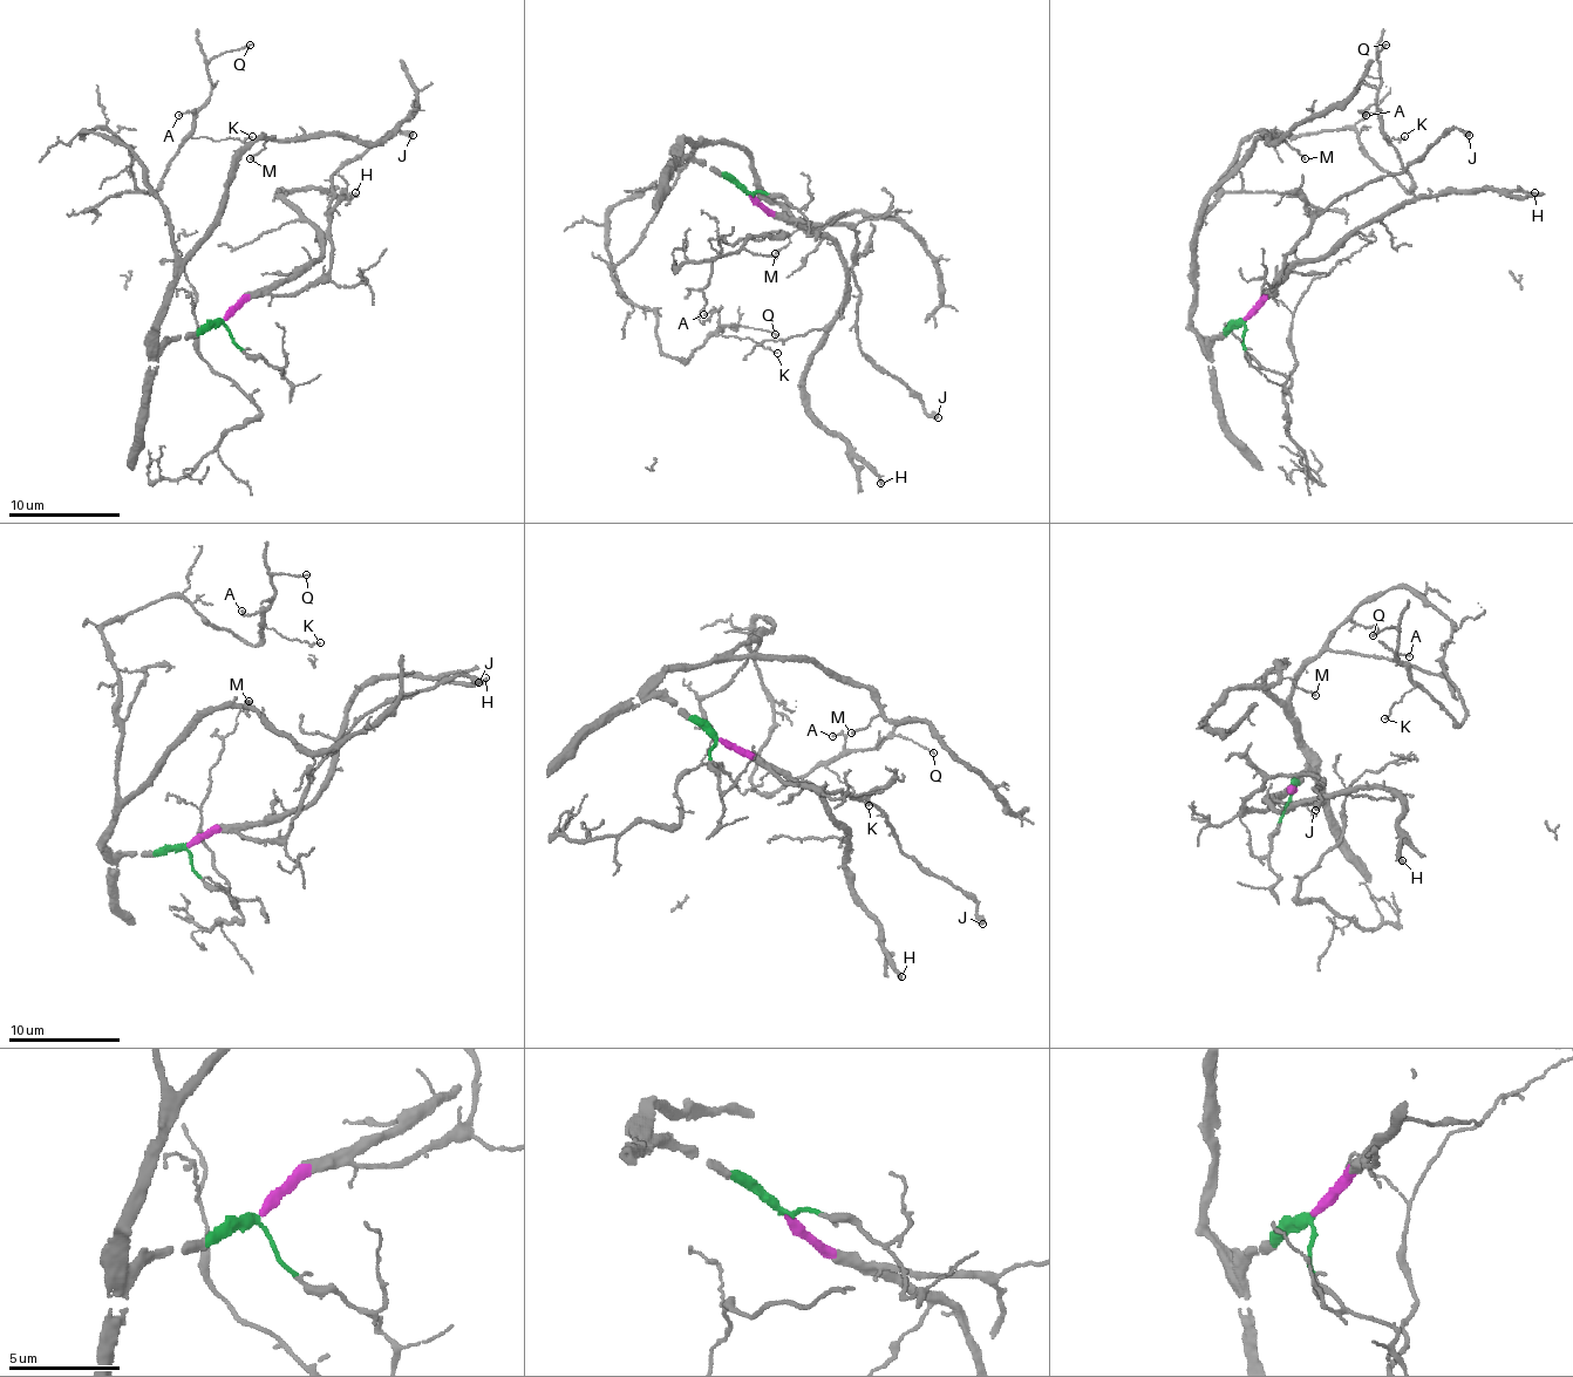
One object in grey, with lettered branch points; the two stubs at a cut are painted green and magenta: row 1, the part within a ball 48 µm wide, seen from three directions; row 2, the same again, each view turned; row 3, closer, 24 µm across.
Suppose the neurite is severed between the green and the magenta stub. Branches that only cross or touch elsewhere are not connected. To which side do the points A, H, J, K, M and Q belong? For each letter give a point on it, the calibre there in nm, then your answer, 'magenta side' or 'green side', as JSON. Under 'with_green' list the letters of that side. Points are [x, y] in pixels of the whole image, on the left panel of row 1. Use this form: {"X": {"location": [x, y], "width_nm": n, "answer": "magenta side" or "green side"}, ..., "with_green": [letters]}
{"A": {"location": [178, 115], "width_nm": 100, "answer": "green side"}, "H": {"location": [355, 192], "width_nm": 240, "answer": "magenta side"}, "J": {"location": [413, 135], "width_nm": 400, "answer": "magenta side"}, "K": {"location": [252, 136], "width_nm": 90, "answer": "green side"}, "M": {"location": [250, 158], "width_nm": 130, "answer": "green side"}, "Q": {"location": [250, 45], "width_nm": 120, "answer": "green side"}, "with_green": ["A", "K", "M", "Q"]}

